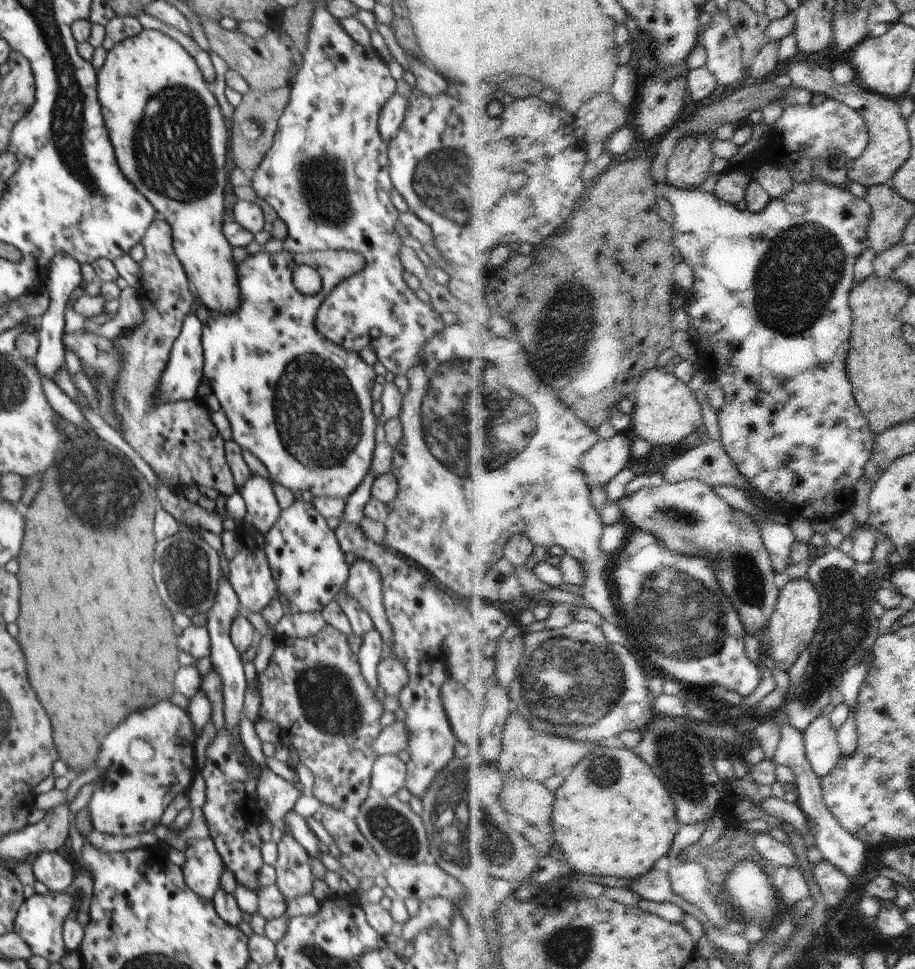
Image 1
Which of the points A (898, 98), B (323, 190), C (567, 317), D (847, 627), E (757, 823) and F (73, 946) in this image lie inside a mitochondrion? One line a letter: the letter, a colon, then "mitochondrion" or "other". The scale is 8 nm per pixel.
A: other
B: mitochondrion
C: mitochondrion
D: mitochondrion
E: other
F: other

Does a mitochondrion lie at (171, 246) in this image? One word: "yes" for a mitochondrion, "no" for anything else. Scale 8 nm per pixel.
no

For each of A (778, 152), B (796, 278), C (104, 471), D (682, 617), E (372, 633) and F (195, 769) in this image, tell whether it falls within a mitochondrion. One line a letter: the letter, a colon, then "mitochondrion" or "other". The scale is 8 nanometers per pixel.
A: other
B: mitochondrion
C: mitochondrion
D: mitochondrion
E: other
F: other

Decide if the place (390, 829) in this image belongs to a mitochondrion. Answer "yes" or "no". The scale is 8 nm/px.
yes

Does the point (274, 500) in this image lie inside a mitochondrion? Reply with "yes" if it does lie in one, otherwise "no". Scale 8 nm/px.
no

